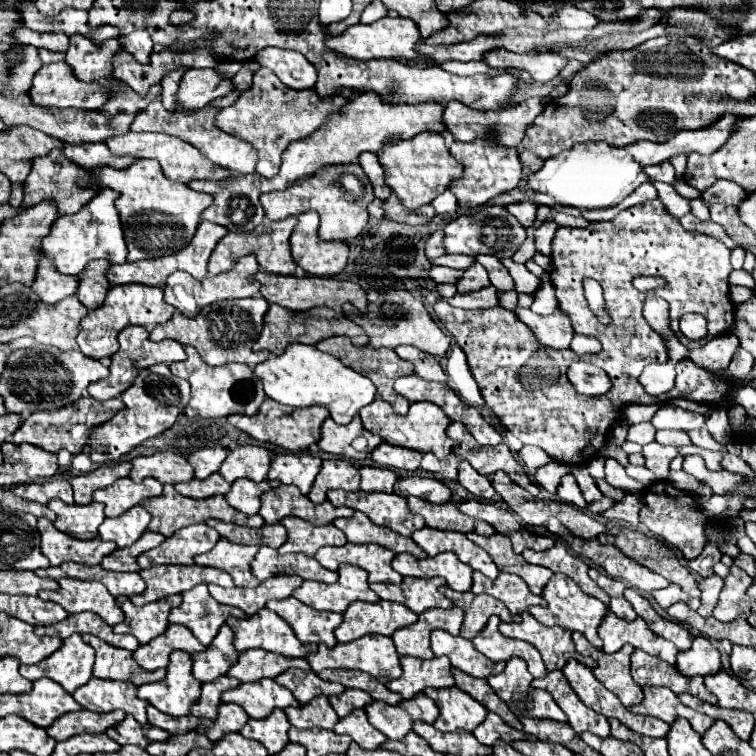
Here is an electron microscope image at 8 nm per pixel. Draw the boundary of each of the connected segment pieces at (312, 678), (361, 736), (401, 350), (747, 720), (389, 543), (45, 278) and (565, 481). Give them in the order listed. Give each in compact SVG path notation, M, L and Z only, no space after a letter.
M301 669L285 671L283 675L277 677L277 683L287 687L301 705L309 703L313 697L319 697L319 695L331 697L331 695L341 695L345 691L345 687L341 683L323 681L317 677L317 673L313 673L313 671L307 673Z
M355 709L347 717L339 719L333 731L339 735L341 733L351 735L353 741L363 749L377 749L387 739L379 729L375 729L375 727L371 727L371 723L367 723L367 715L363 709Z
M397 347L395 349L397 355L401 359L407 359L415 365L415 371L421 379L427 379L427 381L437 381L437 383L445 383L447 381L447 375L443 373L437 357L431 357L415 347Z
M689 693L679 695L679 699L681 699L681 703L685 703L687 707L691 707L691 709L703 713L703 715L709 715L711 719L727 721L727 723L731 725L731 729L737 733L739 739L749 741L751 731L753 731L753 715L751 715L751 713L745 713L745 711L727 711L727 709L721 709L719 705L707 705L705 701L695 699L695 697L689 695Z
M355 511L349 519L335 519L335 523L345 535L349 543L377 543L381 547L391 549L393 553L411 553L417 559L425 559L427 553L413 543L411 537L403 537L387 527L375 525L365 513Z
M39 259L37 271L35 271L35 281L31 289L39 295L39 299L47 305L53 305L69 295L75 295L77 279L67 277L67 275L57 275L55 267L47 263L47 259Z
M565 475L565 477L561 479L561 485L559 485L559 489L557 489L557 497L559 497L559 501L571 503L571 505L581 507L581 509L587 505L587 501L583 499L583 493L581 493L579 485L575 483L575 477L573 477L573 475Z

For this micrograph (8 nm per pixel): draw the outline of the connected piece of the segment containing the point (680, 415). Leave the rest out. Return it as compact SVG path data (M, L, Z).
M663 407L651 419L651 423L657 429L683 429L683 431L701 428L705 425L705 421L704 415L680 407Z

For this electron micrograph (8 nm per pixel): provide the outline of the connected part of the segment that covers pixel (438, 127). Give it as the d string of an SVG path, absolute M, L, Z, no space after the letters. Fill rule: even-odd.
M365 91L351 99L341 113L331 115L319 131L309 135L307 139L299 143L291 143L287 151L283 153L283 165L279 175L275 177L275 189L289 187L293 181L313 175L319 167L327 165L349 165L357 163L359 155L363 151L377 153L379 147L383 145L385 139L389 137L413 137L421 131L435 131L443 133L445 123L443 123L443 103L427 101L427 103L415 103L415 105L401 105L401 103L389 103L375 91ZM367 113L367 115L365 115Z

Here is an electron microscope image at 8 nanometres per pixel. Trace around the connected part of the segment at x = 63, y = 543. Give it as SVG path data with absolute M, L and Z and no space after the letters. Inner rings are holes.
M39 519L41 531L41 553L49 559L51 565L61 565L67 561L83 563L83 565L99 565L105 555L109 555L117 545L113 541L103 539L75 539L67 533L61 533L53 527L51 521Z

